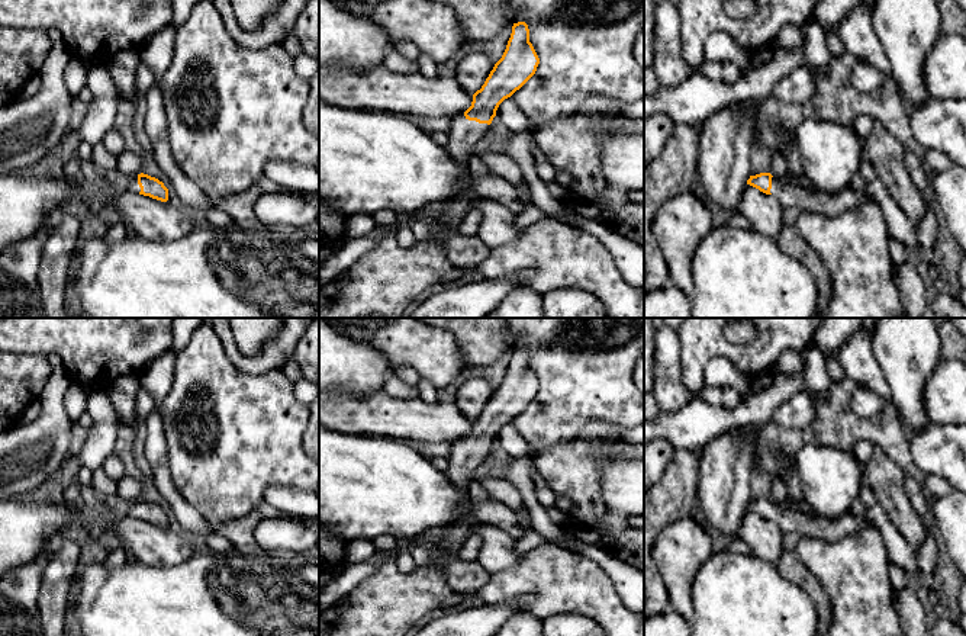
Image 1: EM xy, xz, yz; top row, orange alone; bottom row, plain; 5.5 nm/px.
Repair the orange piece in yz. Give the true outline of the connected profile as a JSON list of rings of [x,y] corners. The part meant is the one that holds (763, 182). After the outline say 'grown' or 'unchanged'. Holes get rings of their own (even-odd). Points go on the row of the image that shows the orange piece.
[[[770,173],[750,176],[747,184],[772,195],[782,206],[796,206],[802,212],[837,216],[847,209],[857,206],[870,197],[860,186],[853,184],[838,193],[825,193],[822,190],[809,190],[788,179],[777,179]]]; grown

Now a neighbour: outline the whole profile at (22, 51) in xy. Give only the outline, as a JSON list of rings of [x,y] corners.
[[[0,25],[0,107],[22,97],[25,84],[39,74],[51,46],[48,30]]]

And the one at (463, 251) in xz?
[[[428,215],[419,216],[412,225],[412,231],[416,241],[438,241],[448,261],[458,269],[476,267],[490,254],[490,248],[477,235],[466,237],[458,229],[444,229],[435,218]]]

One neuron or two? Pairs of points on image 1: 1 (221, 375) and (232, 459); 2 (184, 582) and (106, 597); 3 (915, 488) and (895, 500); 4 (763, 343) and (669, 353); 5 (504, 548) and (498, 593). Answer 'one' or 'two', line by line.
1: one
2: one
3: two
4: two
5: two

